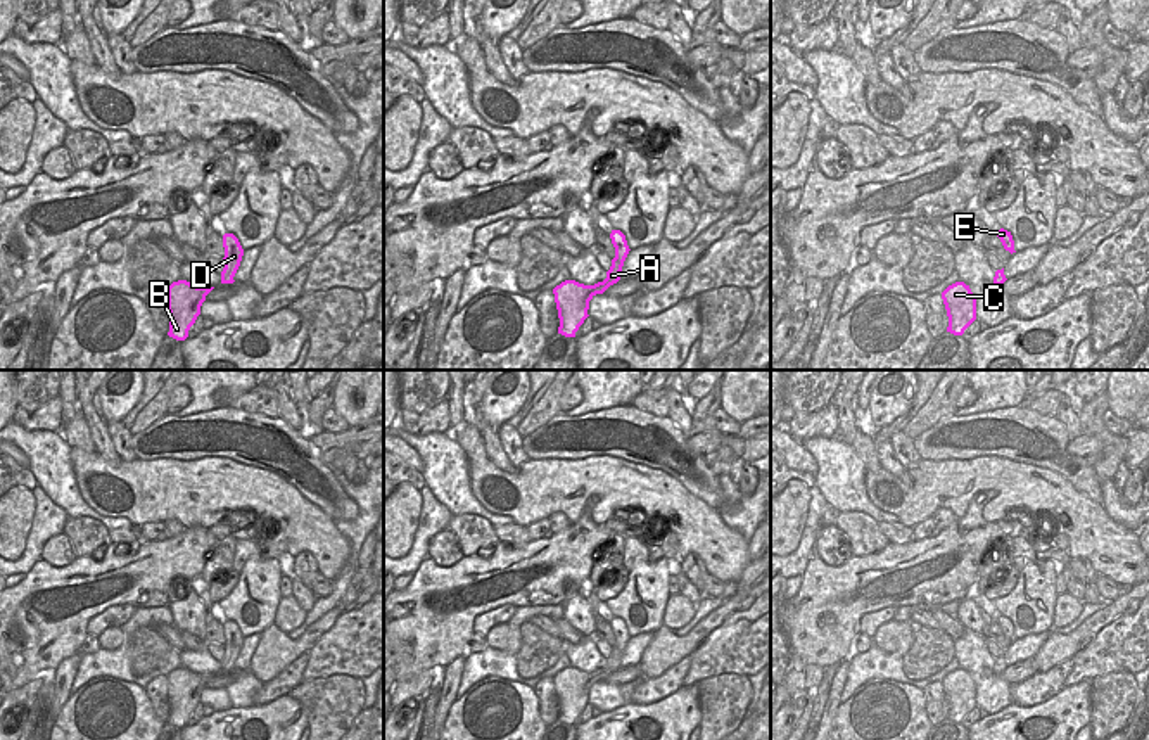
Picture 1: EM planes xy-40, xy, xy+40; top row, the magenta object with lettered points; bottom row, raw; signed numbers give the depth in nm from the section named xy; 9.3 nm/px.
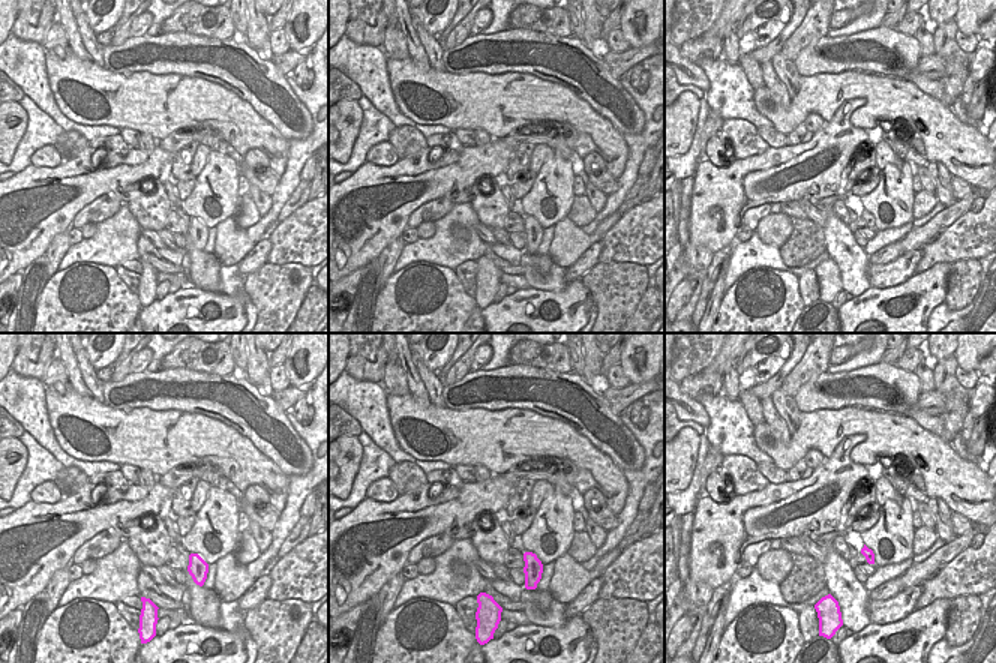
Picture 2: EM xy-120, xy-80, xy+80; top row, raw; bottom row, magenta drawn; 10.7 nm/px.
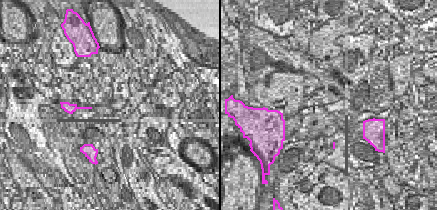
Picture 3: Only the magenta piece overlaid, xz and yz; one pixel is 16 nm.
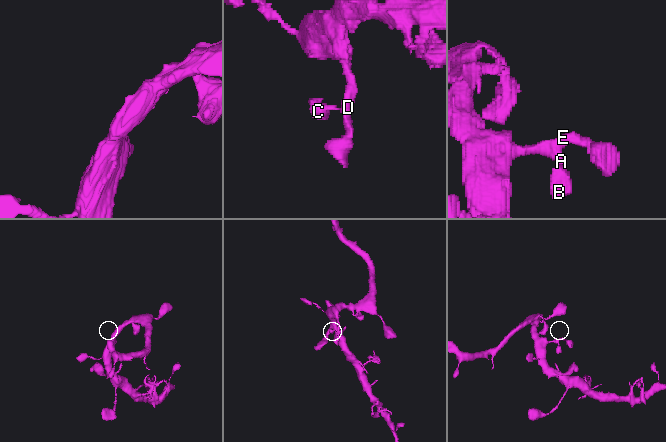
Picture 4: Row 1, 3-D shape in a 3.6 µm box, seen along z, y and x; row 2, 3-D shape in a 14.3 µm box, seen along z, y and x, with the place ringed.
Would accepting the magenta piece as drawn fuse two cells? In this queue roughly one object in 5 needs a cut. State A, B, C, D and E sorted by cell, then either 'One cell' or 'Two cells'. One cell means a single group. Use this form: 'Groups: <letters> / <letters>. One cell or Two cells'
Groups: A B C D E. One cell

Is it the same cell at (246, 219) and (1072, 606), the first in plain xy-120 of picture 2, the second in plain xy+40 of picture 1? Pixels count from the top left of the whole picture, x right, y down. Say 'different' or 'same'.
same

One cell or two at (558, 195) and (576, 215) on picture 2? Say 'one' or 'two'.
two

